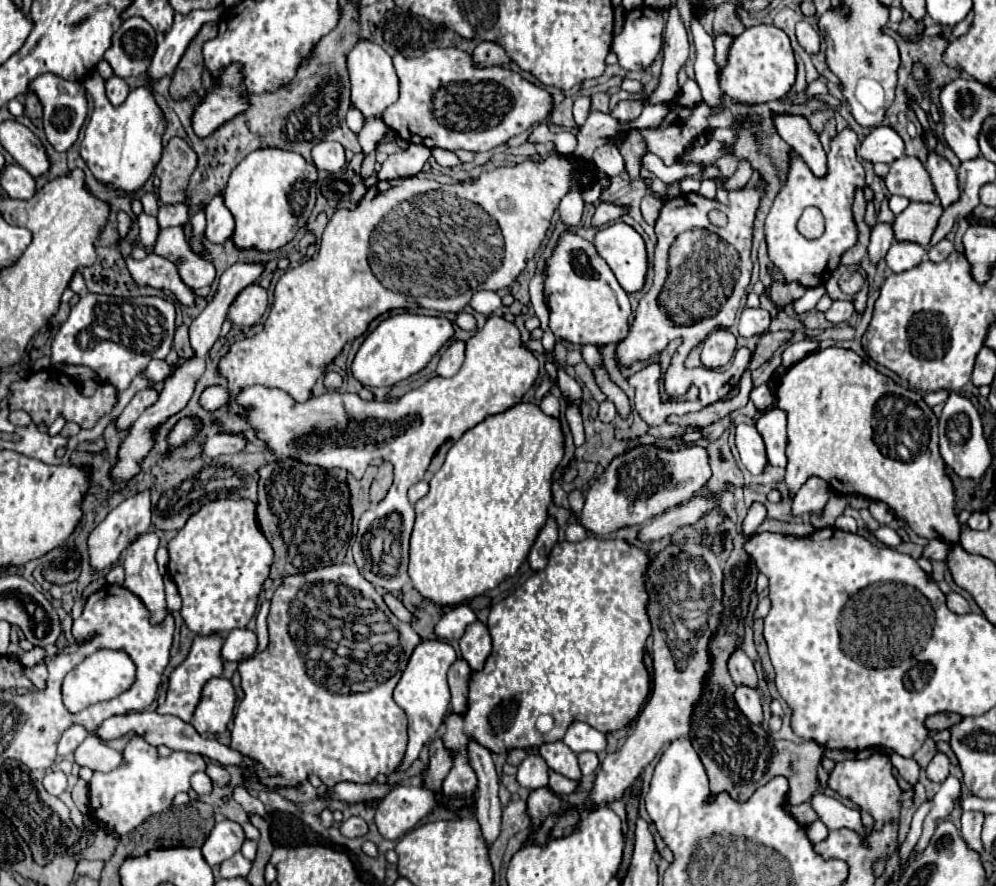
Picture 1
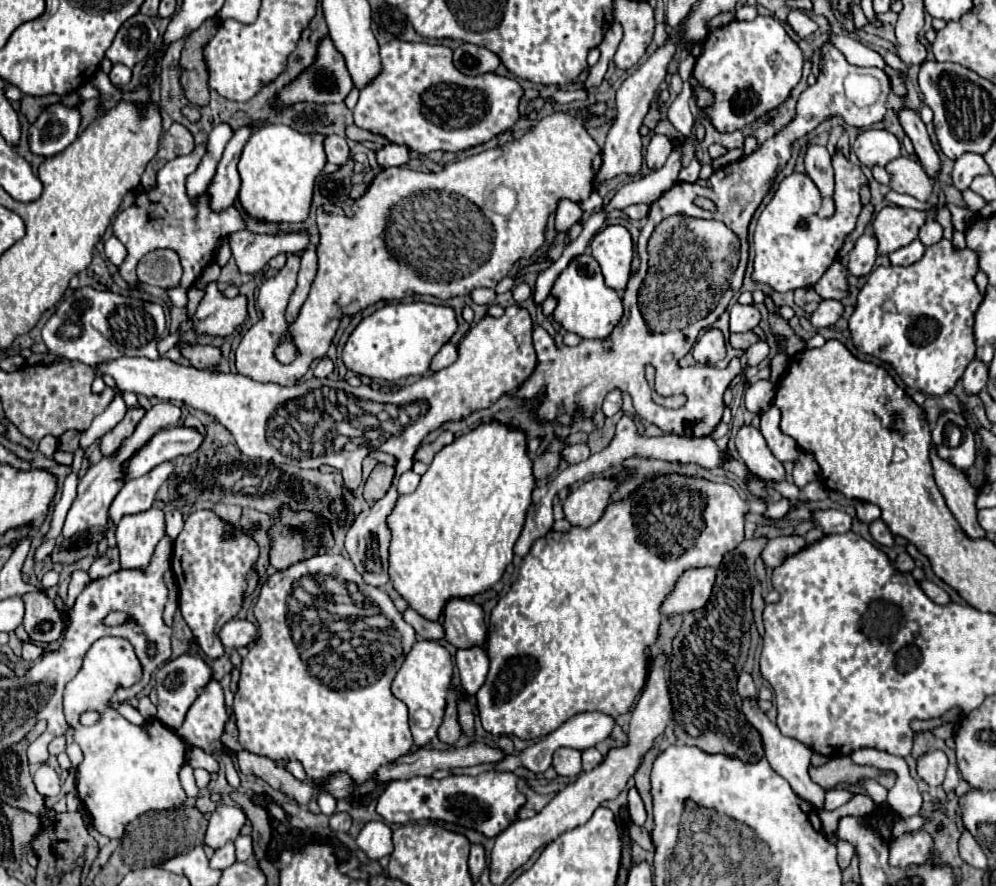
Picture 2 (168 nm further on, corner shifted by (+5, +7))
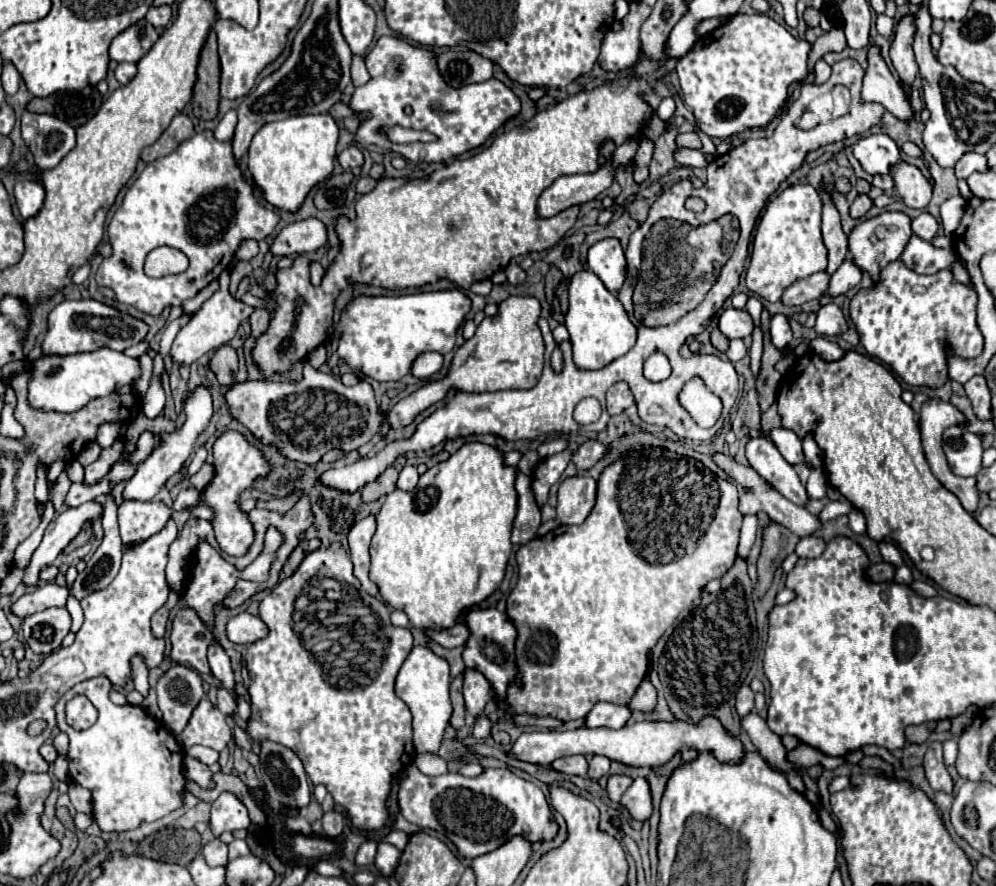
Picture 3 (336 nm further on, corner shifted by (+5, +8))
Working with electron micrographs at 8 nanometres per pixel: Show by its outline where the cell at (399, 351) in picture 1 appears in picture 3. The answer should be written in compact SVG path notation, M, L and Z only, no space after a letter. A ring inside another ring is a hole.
M453 289L453 291L413 293L413 295L399 295L399 297L357 297L357 299L353 299L353 301L349 303L347 311L341 315L339 325L337 325L337 329L335 329L335 331L341 335L341 337L339 337L337 353L339 353L339 357L341 357L349 367L357 367L357 369L361 369L361 371L363 371L367 377L371 377L371 379L377 379L377 381L399 381L401 377L405 377L405 375L411 373L411 365L413 365L413 361L415 361L421 353L425 353L425 351L437 351L437 353L445 355L445 353L449 353L449 351L455 347L455 333L457 333L457 329L459 329L459 325L461 325L461 321L463 321L463 317L467 315L469 309L471 309L471 301L469 301L469 297L463 295L459 289Z

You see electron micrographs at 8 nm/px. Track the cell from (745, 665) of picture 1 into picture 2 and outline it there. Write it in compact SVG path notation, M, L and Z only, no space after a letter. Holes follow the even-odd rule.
M743 672L741 676L739 676L739 696L743 698L743 700L755 700L757 698L757 688L755 688L755 684L753 684L753 678L751 678L751 674L747 674L747 672Z

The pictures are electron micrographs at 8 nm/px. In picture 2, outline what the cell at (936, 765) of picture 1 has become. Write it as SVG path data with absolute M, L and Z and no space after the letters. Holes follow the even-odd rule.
M929 750L917 758L917 774L929 786L941 786L947 770L947 756L943 750Z

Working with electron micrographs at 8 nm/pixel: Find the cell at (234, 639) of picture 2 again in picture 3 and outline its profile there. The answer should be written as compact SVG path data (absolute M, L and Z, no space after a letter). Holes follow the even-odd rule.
M245 611L231 617L227 623L227 637L233 643L249 645L249 643L255 643L255 641L267 637L267 633L269 633L267 625L259 617L249 615Z

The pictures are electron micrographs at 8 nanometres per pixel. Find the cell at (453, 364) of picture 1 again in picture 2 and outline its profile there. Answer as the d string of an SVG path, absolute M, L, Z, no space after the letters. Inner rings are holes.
M447 342L447 344L433 356L433 360L431 360L431 364L429 364L429 370L431 370L431 372L437 372L437 370L441 370L441 368L447 368L447 366L451 366L451 364L455 362L455 358L457 358L457 348L455 348L451 342Z

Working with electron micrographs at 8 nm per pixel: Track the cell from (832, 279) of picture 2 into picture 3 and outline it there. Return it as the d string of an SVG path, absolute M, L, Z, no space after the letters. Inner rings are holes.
M821 271L821 273L815 273L807 279L801 279L797 283L793 283L785 293L783 293L783 303L793 307L793 305L801 305L809 299L817 299L817 297L823 297L827 293L827 285L829 285L829 273L827 271Z

